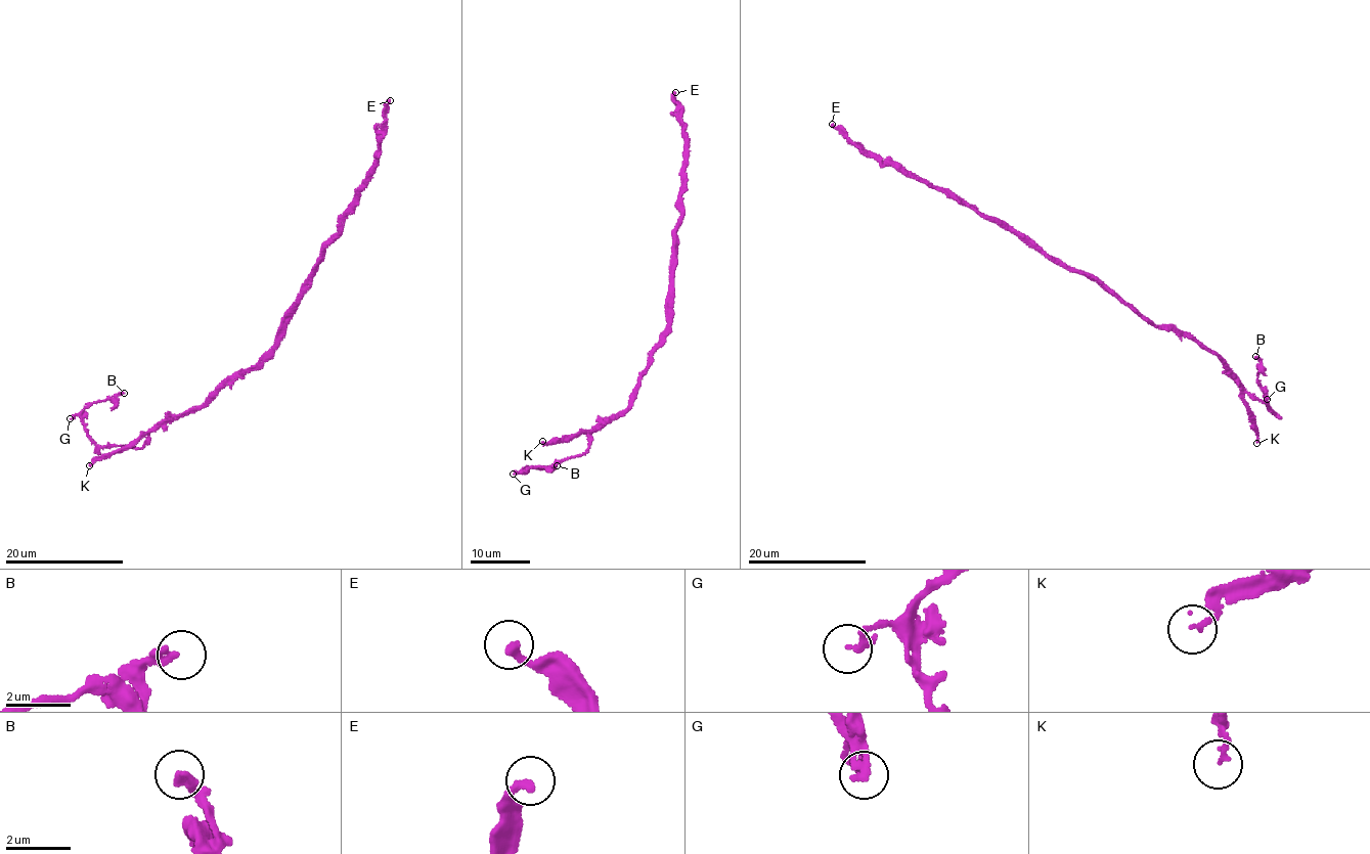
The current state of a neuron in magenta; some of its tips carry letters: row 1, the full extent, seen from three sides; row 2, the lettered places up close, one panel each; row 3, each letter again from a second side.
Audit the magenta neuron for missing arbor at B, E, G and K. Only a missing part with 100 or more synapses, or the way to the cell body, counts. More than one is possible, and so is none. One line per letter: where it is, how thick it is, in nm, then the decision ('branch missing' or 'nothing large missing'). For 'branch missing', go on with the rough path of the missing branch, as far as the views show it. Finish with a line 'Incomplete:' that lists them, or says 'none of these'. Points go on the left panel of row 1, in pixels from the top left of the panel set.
B: (124, 393) | 280 nm | nothing large missing
E: (390, 100) | 280 nm | nothing large missing
G: (70, 418) | 180 nm | nothing large missing
K: (89, 465) | 110 nm | branch missing
Incomplete: K

